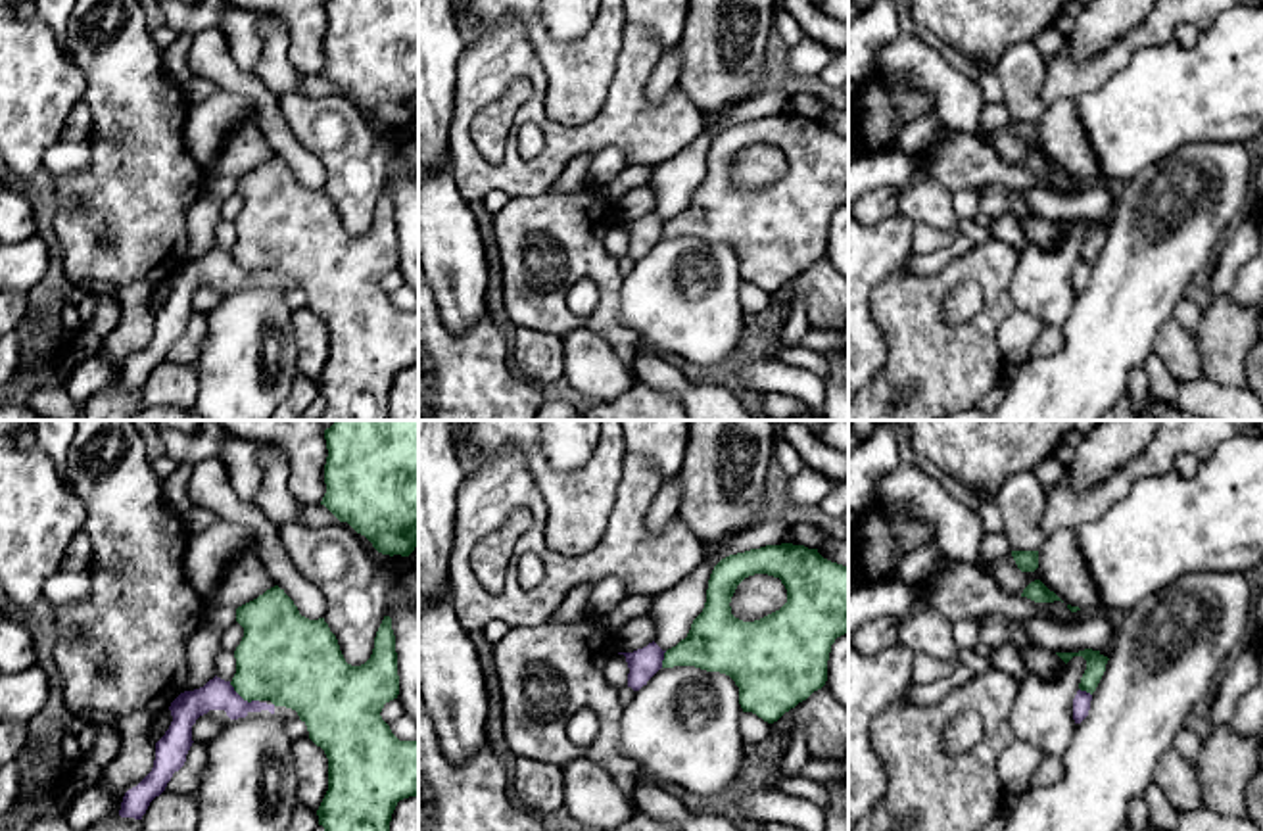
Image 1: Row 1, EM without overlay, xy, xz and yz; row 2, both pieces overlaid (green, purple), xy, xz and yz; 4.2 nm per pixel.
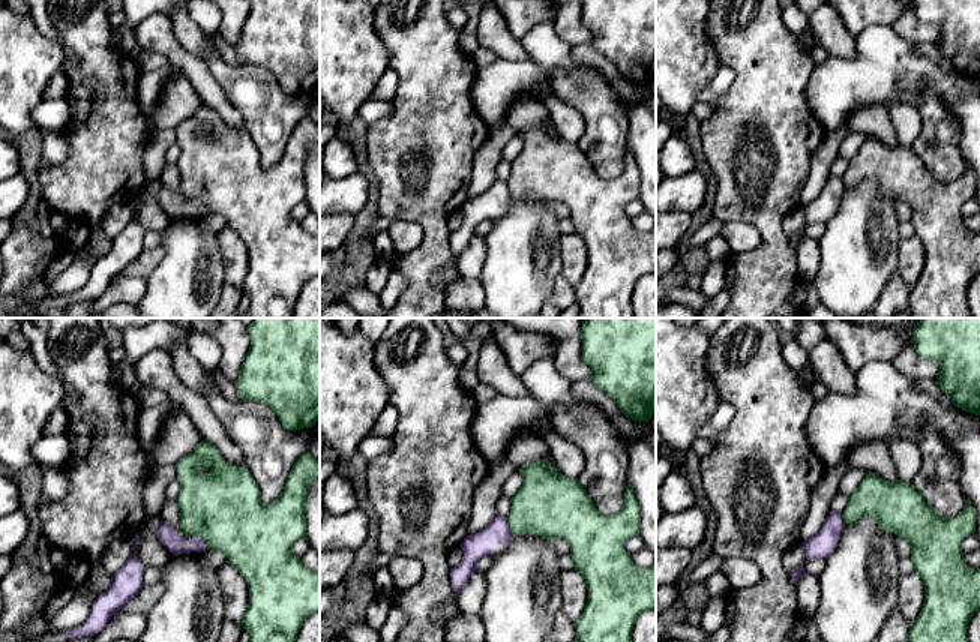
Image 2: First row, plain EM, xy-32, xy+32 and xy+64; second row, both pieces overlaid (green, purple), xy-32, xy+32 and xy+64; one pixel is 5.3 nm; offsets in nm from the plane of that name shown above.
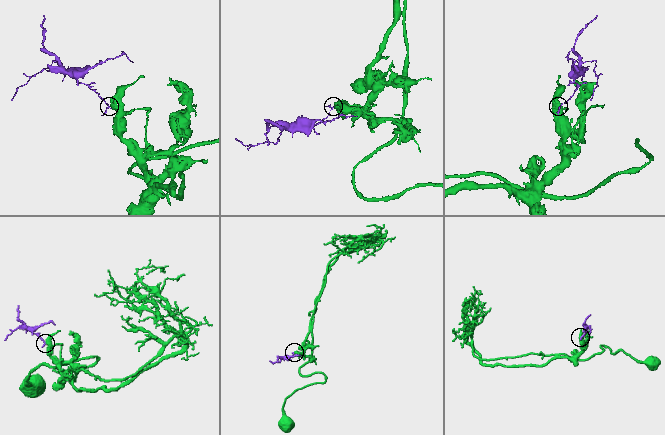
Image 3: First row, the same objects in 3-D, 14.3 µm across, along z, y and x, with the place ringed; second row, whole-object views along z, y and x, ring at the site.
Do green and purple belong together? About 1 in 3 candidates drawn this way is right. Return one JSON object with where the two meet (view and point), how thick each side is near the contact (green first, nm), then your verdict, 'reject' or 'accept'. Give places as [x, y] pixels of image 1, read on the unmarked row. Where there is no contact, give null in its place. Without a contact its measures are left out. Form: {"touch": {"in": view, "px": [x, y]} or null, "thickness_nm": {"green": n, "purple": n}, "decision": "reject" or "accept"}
{"touch": {"in": "xy", "px": [242, 267]}, "thickness_nm": {"green": 380, "purple": 130}, "decision": "reject"}

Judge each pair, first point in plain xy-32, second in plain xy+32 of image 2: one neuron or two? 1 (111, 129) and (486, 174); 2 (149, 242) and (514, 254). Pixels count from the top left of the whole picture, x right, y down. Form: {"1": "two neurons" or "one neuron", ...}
{"1": "two neurons", "2": "two neurons"}

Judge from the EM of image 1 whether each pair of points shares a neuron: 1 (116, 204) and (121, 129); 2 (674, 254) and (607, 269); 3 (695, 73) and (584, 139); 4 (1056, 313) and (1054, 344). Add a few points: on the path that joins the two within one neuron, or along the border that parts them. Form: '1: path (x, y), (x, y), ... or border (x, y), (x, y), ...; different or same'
1: path (121, 185), (121, 148); same
2: border (624, 277), (619, 288), (619, 321); different
3: border (676, 87), (705, 121); different
4: border (1060, 327), (1047, 329); different

